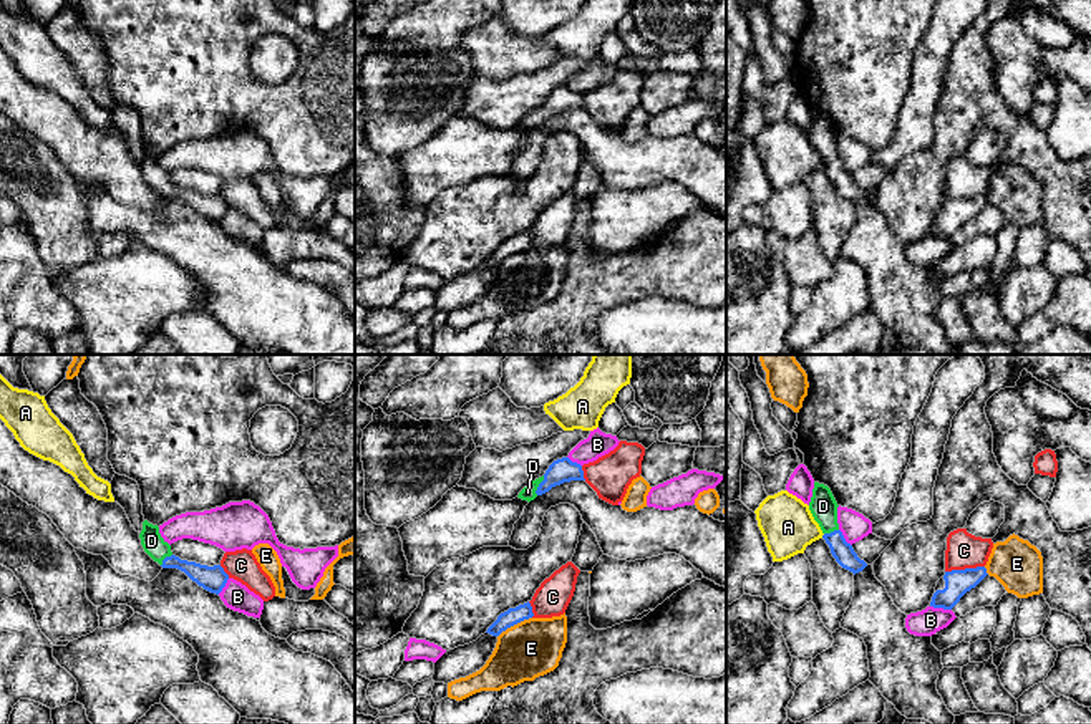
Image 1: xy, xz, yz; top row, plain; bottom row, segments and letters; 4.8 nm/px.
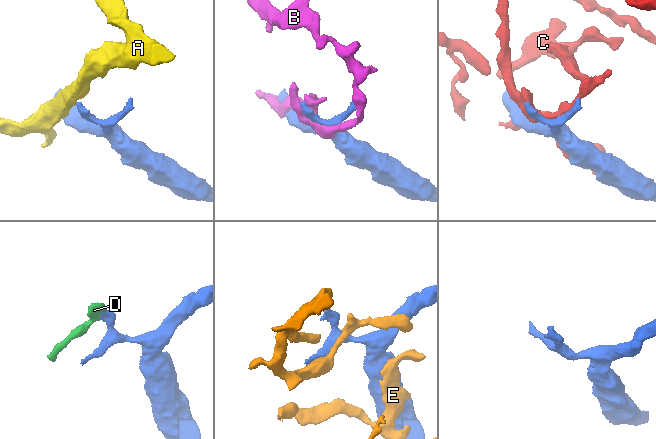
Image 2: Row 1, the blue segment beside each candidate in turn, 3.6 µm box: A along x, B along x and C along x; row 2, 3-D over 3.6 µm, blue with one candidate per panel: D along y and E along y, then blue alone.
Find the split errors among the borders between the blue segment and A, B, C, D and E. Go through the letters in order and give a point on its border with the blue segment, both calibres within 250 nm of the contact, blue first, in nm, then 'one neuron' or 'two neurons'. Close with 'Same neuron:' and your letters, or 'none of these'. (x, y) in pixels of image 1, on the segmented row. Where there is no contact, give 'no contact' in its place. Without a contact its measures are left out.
A: yz (823, 535) | 100/260 nm | two neurons
B: yz (940, 607) | 130/130 nm | two neurons
C: yz (965, 569) | 130/180 nm | two neurons
D: xz (539, 486) | 120/70 nm | one neuron
E: xz (514, 623) | 80/280 nm | two neurons
Same neuron: D

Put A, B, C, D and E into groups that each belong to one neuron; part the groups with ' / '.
A / B / C / D / E

